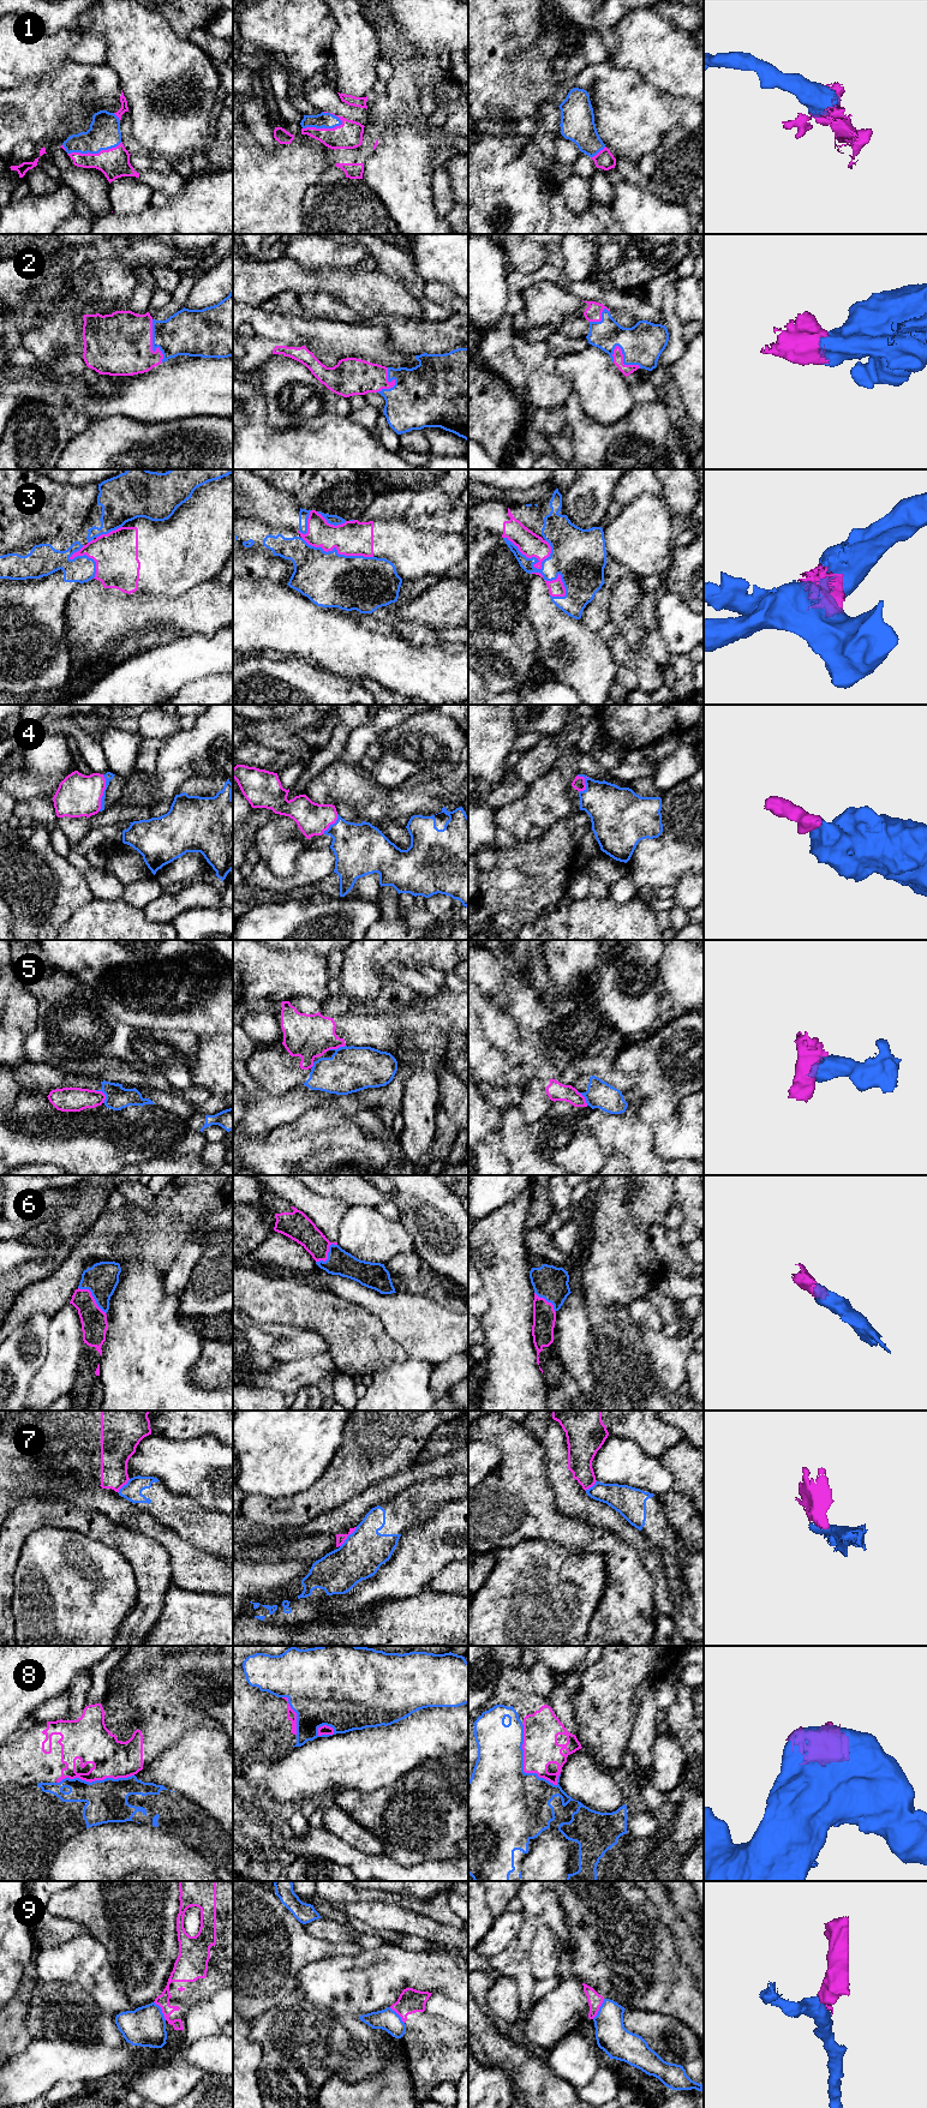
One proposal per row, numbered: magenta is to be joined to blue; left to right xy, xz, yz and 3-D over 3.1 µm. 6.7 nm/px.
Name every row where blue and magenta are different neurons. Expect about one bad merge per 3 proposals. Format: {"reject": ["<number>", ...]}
{"reject": ["3", "5", "7", "8", "9"]}

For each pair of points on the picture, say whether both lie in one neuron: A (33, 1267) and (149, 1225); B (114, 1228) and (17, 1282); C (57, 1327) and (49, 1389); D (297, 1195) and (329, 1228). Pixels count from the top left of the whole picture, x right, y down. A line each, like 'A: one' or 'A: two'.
A: two
B: two
C: one
D: one

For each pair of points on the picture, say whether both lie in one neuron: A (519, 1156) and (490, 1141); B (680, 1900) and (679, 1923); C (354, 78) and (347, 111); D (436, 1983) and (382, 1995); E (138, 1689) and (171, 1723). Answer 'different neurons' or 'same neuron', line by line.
A: different neurons
B: different neurons
C: different neurons
D: same neuron
E: same neuron

